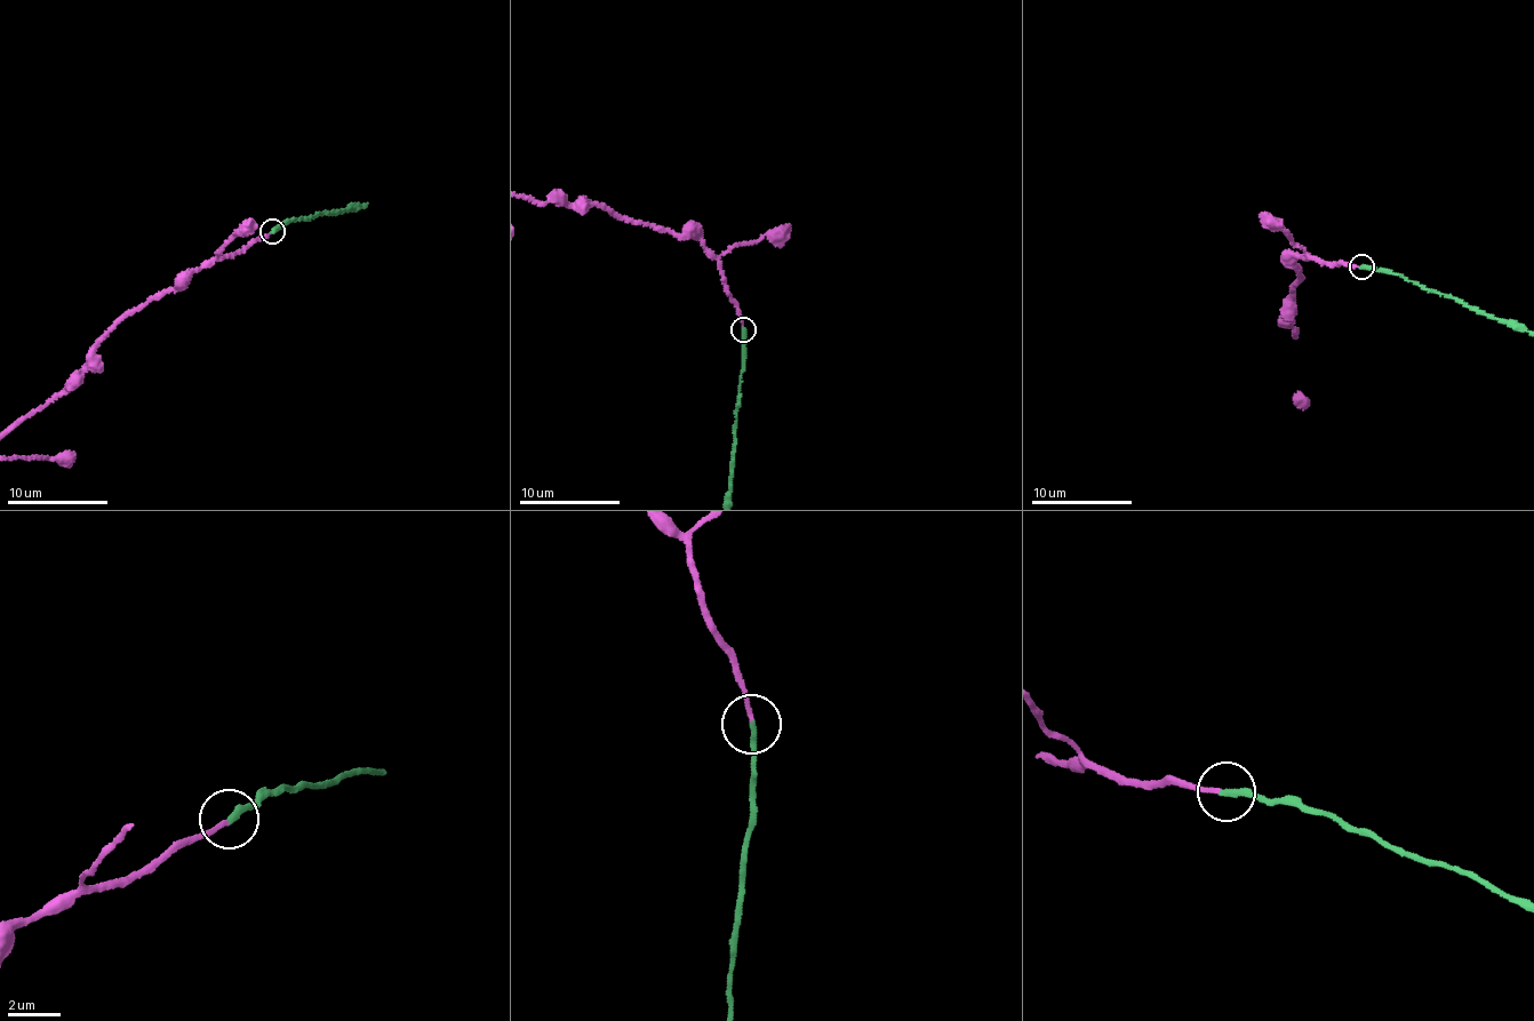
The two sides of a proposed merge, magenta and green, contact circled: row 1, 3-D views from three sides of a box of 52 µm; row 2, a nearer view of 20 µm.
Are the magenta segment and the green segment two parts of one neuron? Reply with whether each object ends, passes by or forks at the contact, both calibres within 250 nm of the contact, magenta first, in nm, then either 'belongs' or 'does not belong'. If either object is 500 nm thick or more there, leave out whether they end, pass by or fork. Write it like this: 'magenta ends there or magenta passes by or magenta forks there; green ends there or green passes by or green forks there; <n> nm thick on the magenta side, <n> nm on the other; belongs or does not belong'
magenta ends there; green ends there; 160 nm thick on the magenta side, 240 nm on the other; belongs

